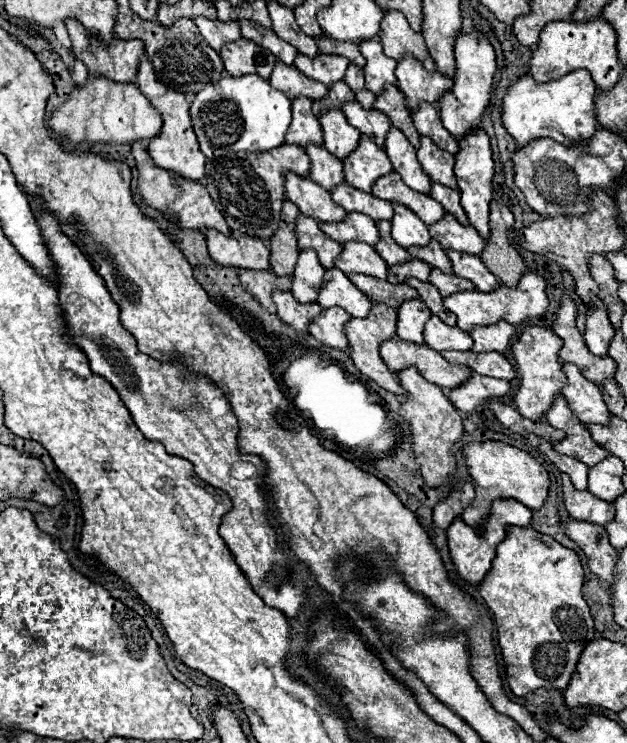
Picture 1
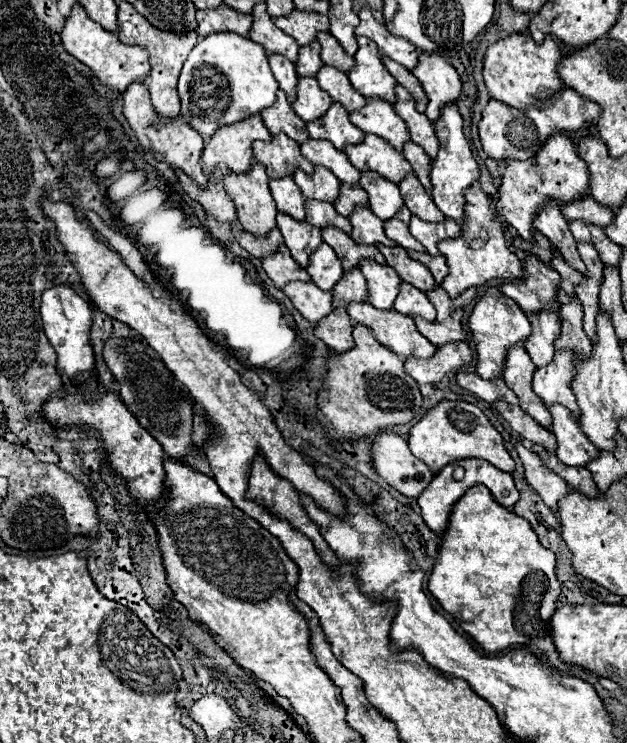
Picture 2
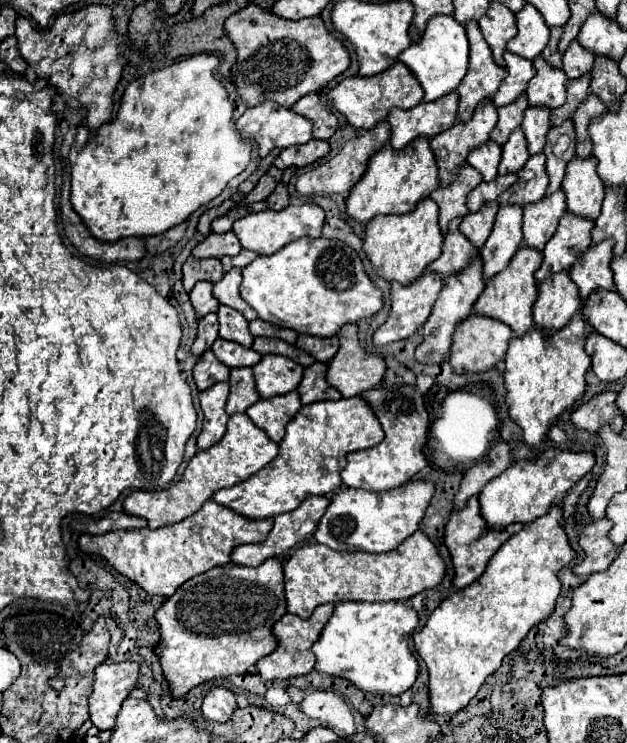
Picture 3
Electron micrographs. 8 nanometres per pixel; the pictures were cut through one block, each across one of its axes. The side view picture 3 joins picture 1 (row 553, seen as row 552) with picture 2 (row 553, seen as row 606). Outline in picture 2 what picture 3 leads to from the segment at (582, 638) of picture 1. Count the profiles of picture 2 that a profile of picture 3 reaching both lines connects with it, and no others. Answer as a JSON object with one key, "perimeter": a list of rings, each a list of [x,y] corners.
{"perimeter":[[[474,484],[450,512],[448,528],[440,536],[434,570],[428,576],[428,590],[448,614],[458,618],[456,622],[460,628],[468,632],[486,652],[498,652],[508,646],[536,646],[536,652],[548,656],[550,664],[550,656],[556,652],[556,646],[552,642],[548,622],[556,610],[560,594],[554,568],[556,556],[538,542],[530,524],[508,508],[500,506],[488,488]]]}

